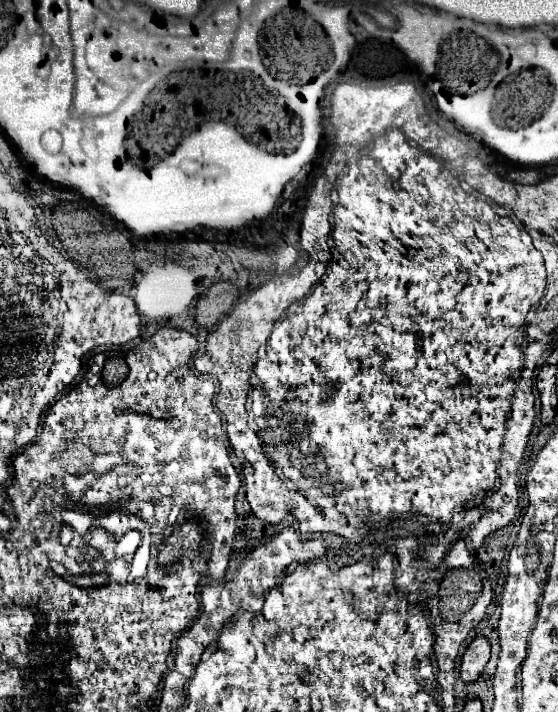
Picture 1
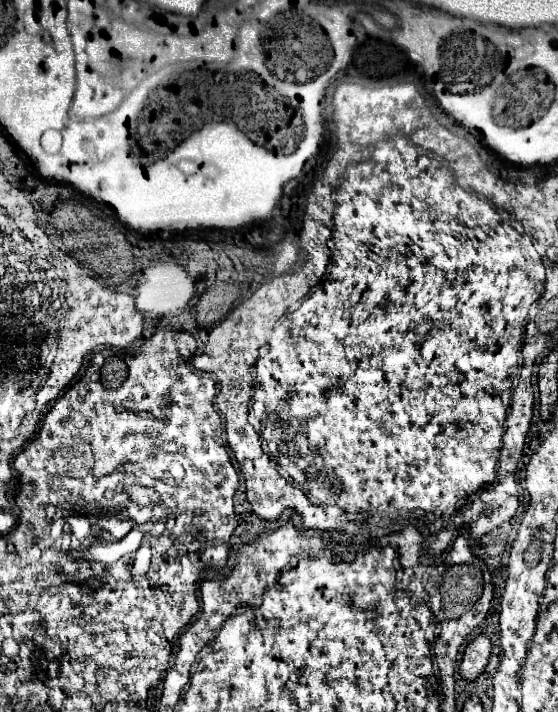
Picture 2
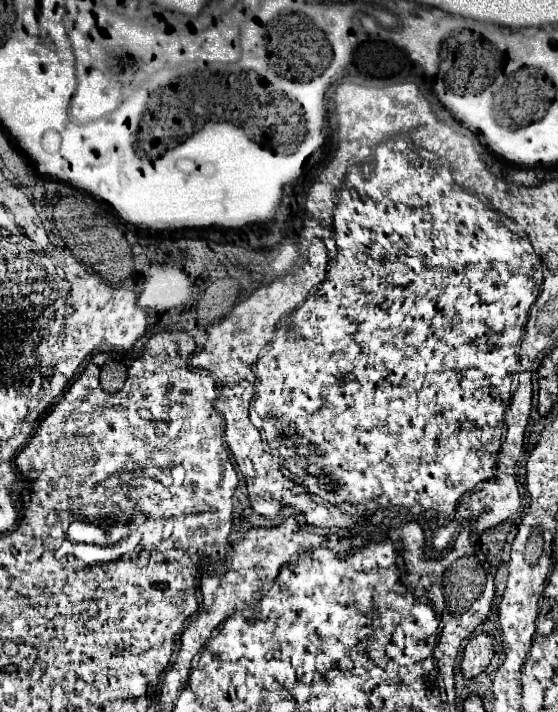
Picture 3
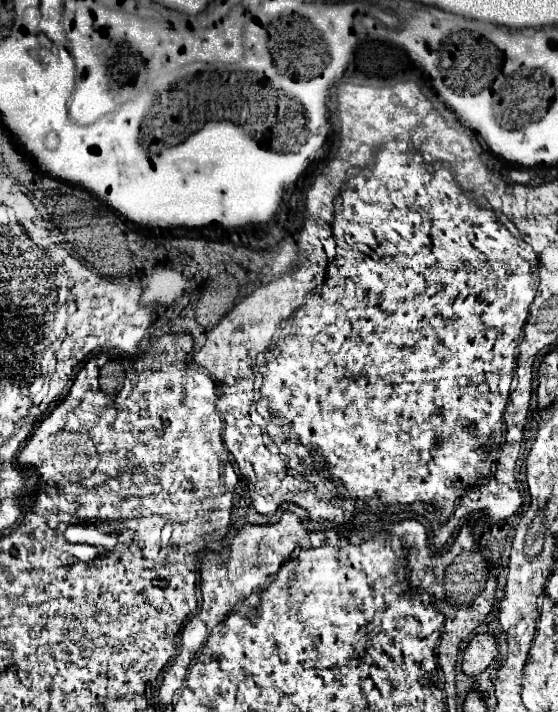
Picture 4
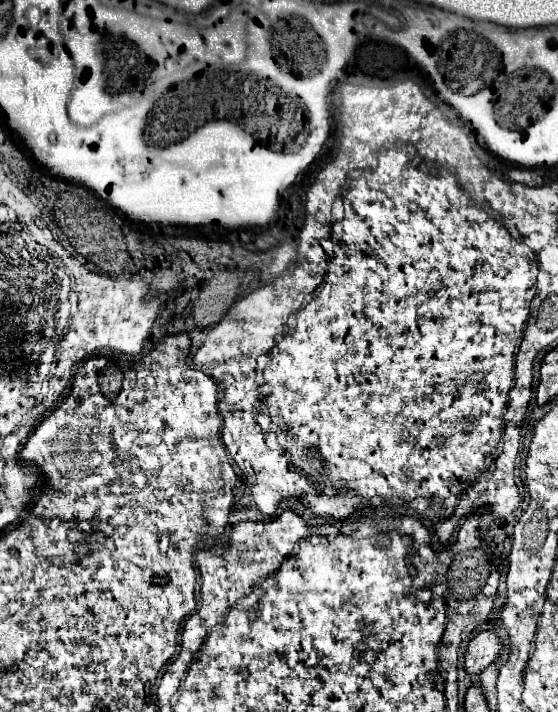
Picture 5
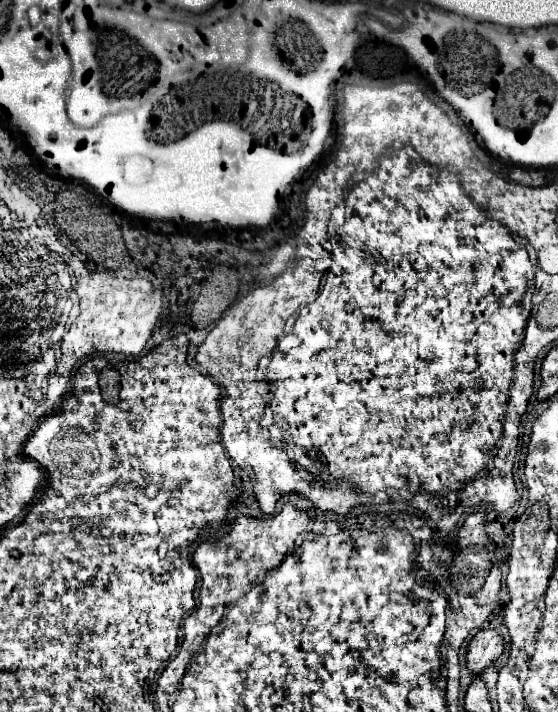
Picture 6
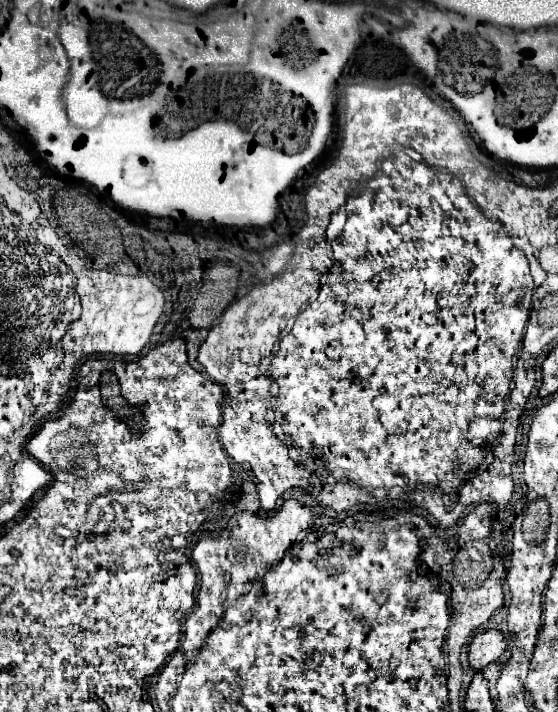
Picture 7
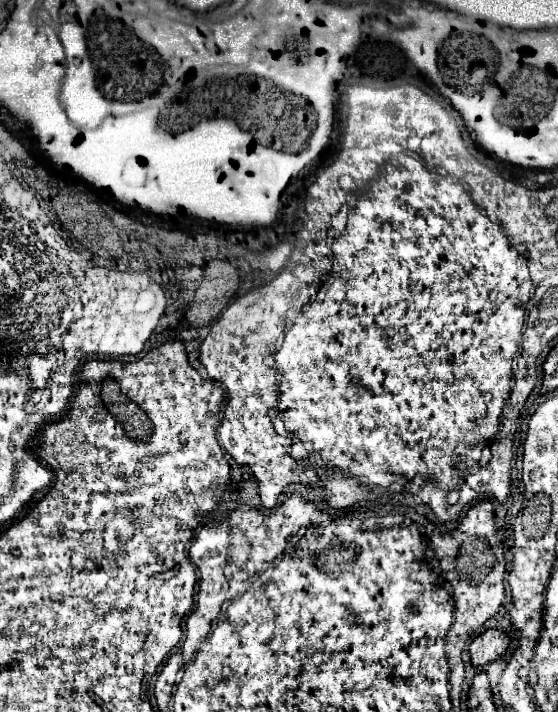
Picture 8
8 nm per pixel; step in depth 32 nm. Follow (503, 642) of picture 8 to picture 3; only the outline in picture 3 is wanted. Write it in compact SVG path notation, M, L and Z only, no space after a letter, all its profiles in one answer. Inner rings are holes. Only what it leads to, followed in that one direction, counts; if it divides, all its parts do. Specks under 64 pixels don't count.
M478 634L474 636L462 654L462 674L466 678L474 678L480 672L486 670L486 666L490 664L492 656L496 654L494 650L494 640L488 634Z

